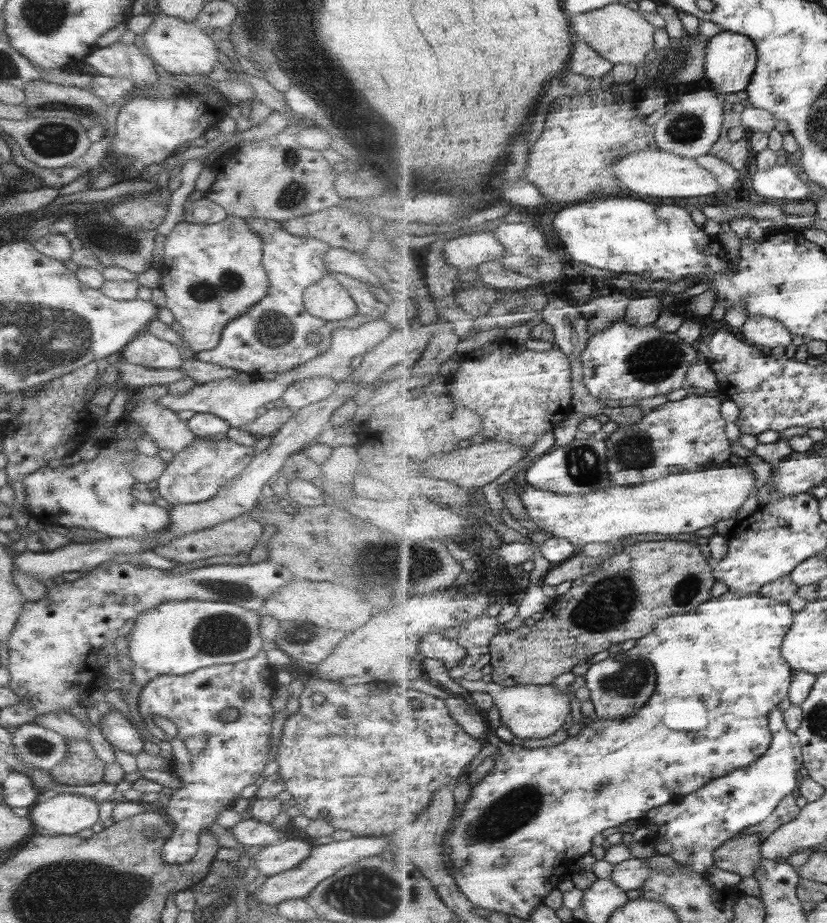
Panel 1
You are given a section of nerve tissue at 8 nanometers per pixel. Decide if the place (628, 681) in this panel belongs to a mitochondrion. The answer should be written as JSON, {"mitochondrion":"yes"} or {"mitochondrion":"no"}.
{"mitochondrion":"yes"}

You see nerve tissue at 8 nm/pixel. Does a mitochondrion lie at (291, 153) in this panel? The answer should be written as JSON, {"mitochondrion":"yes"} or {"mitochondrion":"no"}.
{"mitochondrion":"yes"}

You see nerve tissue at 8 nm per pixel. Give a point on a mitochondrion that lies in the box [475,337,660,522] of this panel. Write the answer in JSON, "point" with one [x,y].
{"point":[582,465]}

